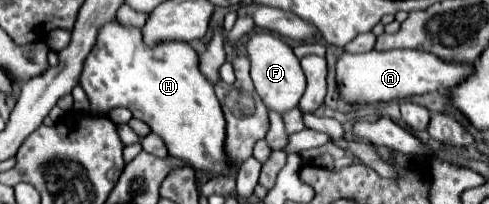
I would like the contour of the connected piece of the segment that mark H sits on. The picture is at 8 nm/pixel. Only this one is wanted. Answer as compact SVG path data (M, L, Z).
M109 22L99 30L79 82L89 96L91 114L105 116L111 108L125 106L163 138L169 156L213 178L231 174L233 164L225 152L227 122L213 86L199 72L197 52L189 44L163 42L161 46L147 48L143 46L139 28Z

